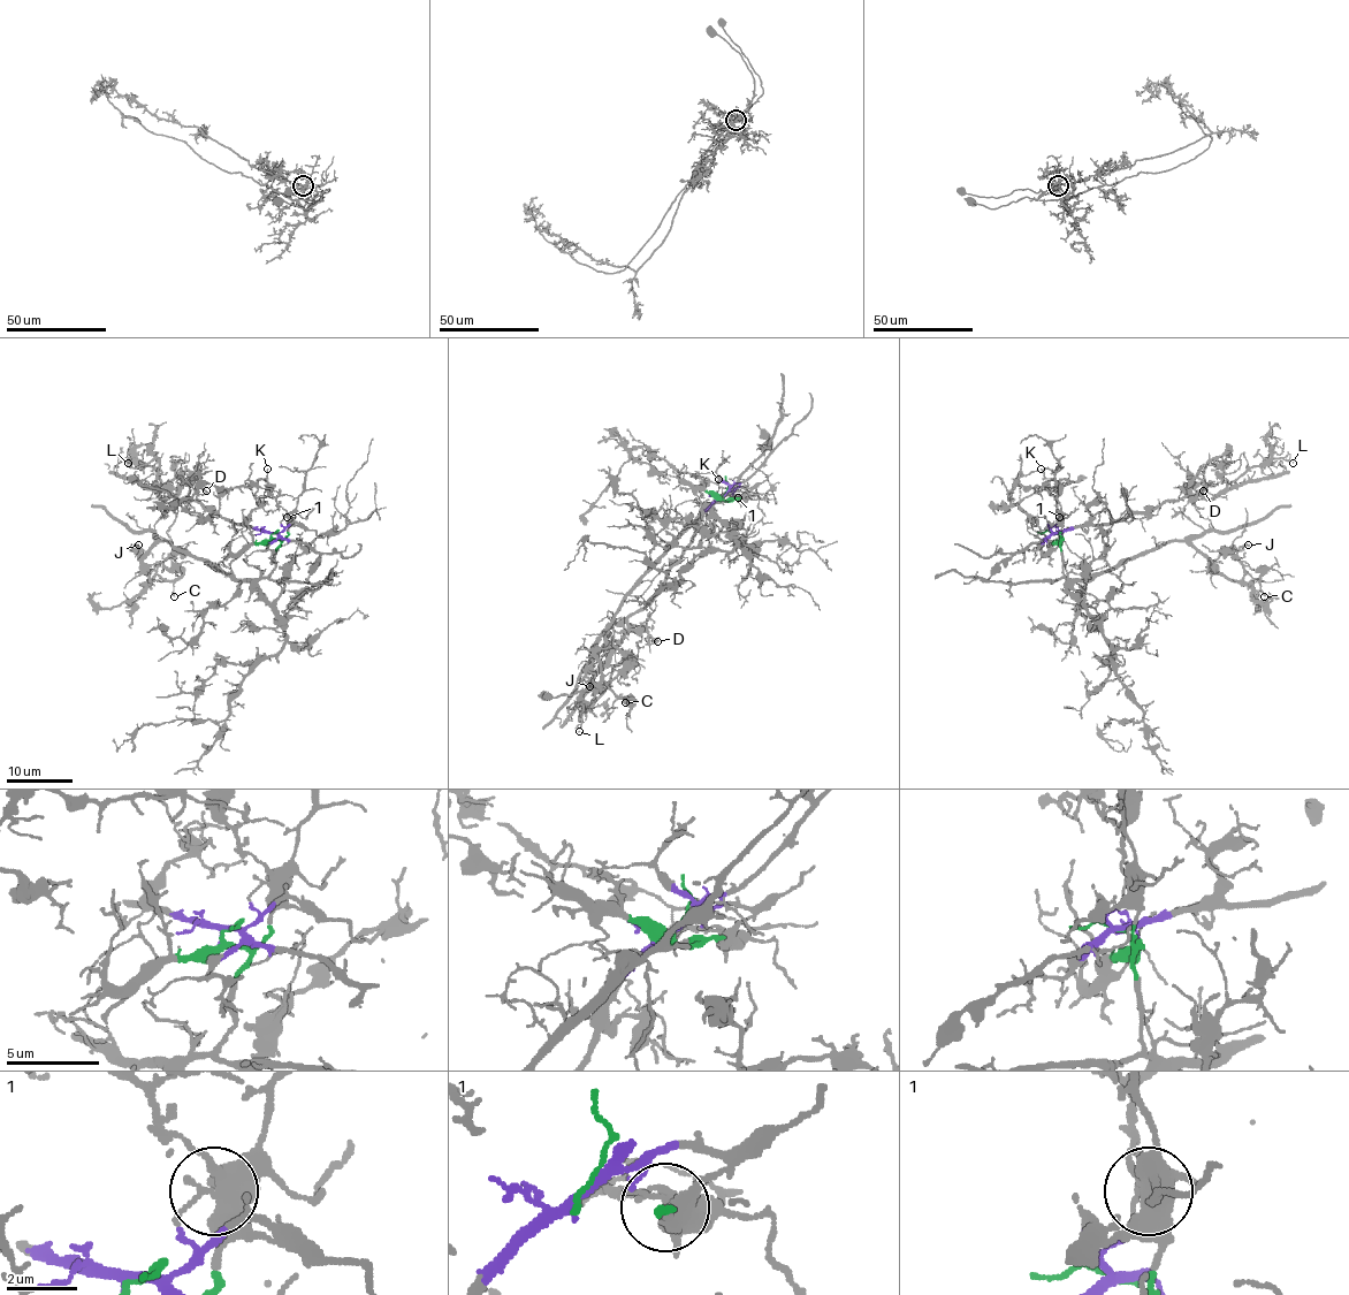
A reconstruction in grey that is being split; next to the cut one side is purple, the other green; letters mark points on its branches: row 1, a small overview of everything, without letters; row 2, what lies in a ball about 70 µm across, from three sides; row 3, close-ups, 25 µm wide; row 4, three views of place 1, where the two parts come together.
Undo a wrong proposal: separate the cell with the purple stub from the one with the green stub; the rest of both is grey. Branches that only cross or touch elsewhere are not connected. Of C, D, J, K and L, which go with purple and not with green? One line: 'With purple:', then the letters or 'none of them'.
With purple: D, L

